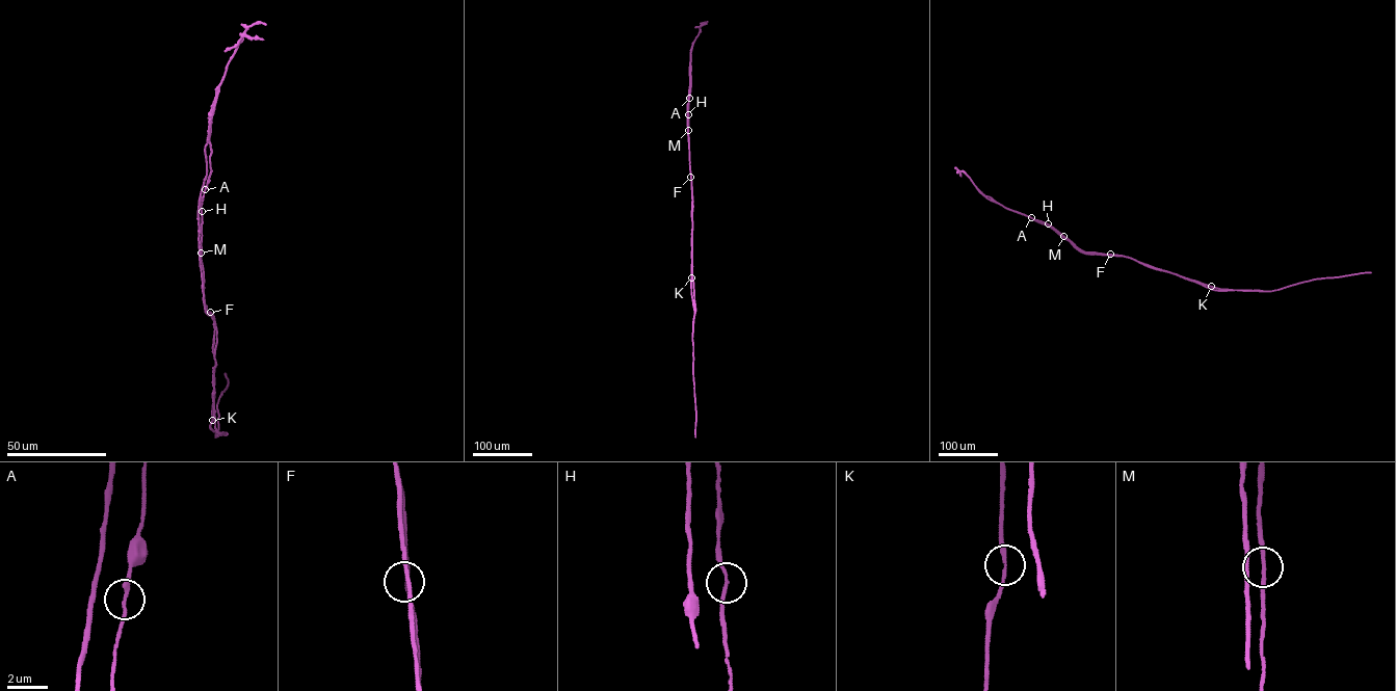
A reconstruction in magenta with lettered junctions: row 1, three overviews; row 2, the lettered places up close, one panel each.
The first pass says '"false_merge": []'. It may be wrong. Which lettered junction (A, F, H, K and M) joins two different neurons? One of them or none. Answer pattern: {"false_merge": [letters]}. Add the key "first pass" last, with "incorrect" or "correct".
{"false_merge": [], "first pass": "correct"}

